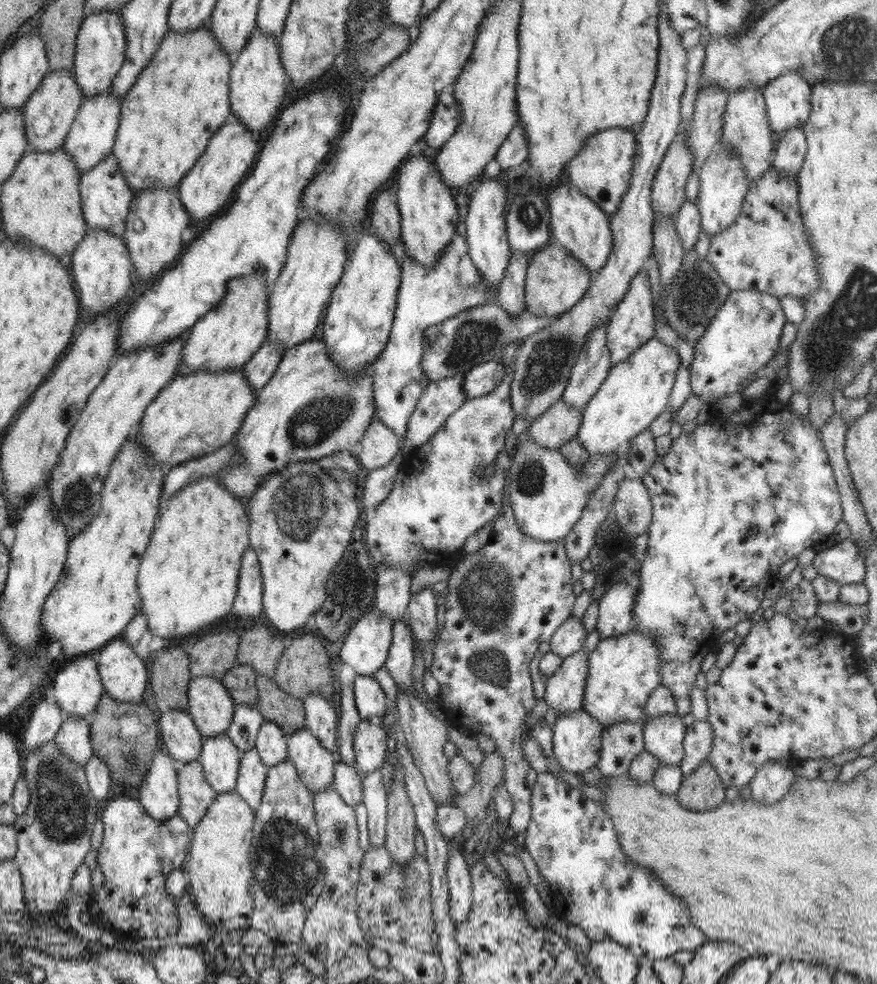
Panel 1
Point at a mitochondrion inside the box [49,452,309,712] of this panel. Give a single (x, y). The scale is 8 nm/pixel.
(77, 500)

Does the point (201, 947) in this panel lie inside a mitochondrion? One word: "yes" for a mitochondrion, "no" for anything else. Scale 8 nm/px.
no

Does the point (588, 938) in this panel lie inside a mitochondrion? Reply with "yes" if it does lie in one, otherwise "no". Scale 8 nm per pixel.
no

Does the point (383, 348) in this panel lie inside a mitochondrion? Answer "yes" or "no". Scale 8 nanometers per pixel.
no

